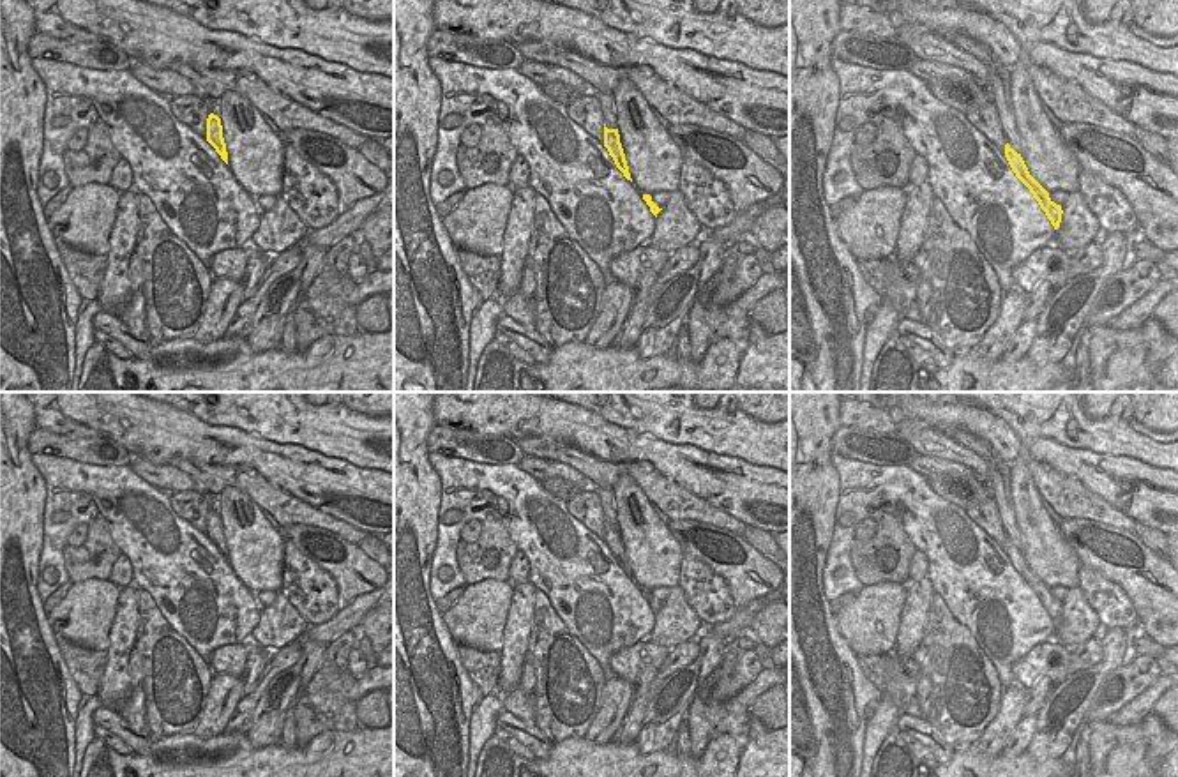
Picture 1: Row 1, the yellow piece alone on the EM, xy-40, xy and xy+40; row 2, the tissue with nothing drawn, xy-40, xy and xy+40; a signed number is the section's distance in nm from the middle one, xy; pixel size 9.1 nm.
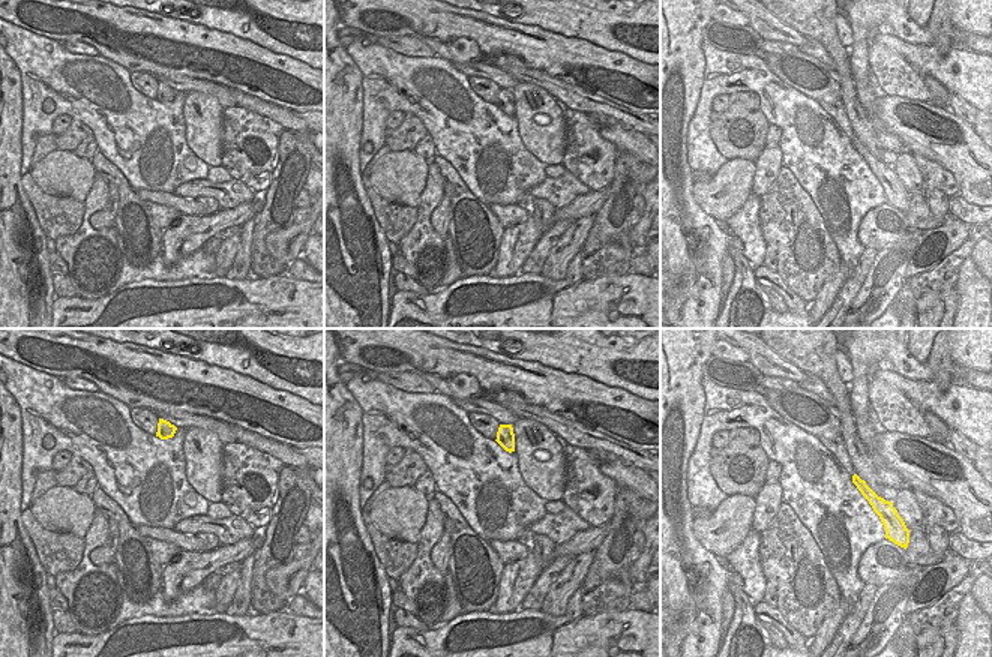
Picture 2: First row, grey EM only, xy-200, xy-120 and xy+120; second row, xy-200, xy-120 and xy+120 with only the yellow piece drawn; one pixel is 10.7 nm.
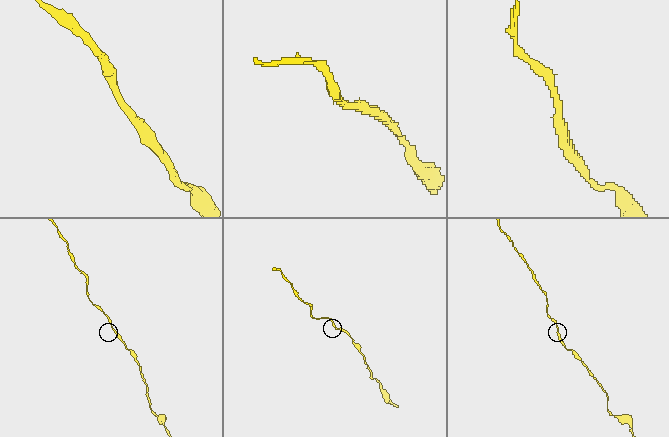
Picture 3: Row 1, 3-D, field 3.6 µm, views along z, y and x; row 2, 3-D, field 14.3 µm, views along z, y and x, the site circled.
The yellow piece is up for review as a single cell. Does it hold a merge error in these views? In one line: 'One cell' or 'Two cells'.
One cell.

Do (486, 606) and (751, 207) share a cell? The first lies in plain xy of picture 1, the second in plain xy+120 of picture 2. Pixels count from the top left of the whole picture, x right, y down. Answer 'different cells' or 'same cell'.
different cells

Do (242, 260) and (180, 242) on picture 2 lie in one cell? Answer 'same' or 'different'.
different

